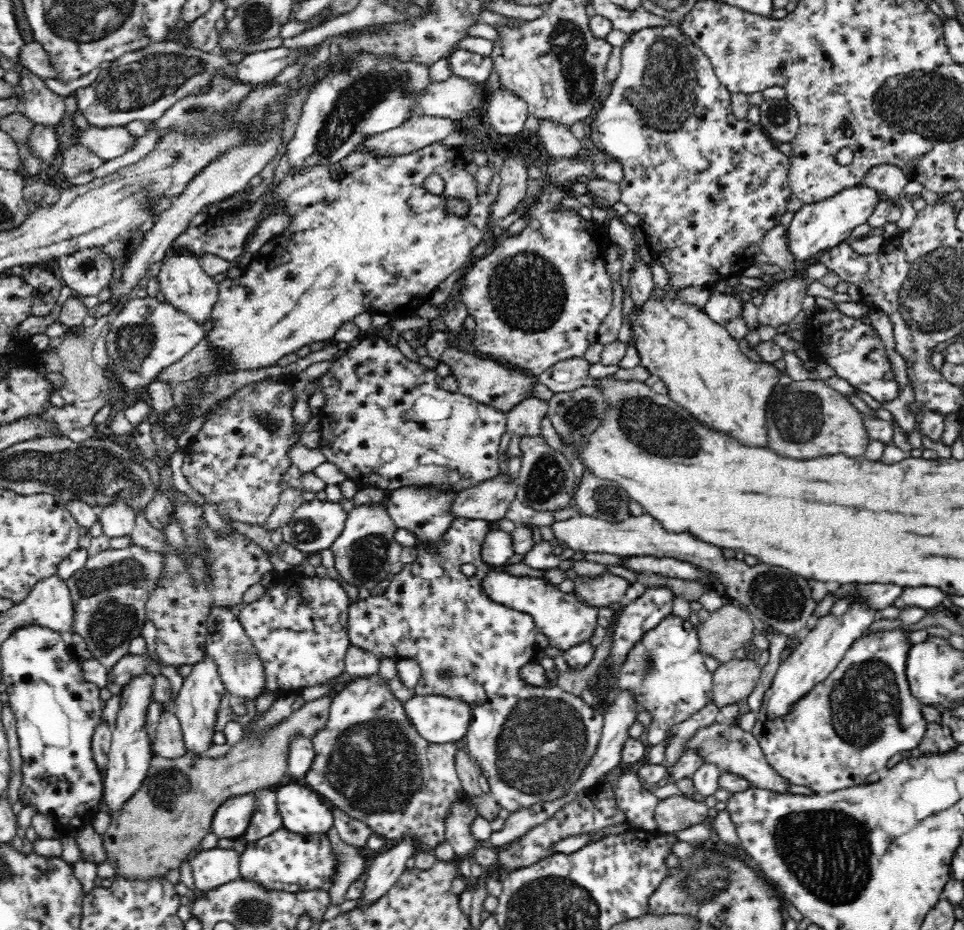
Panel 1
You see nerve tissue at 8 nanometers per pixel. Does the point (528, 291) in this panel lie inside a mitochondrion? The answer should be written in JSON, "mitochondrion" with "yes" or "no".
{"mitochondrion":"yes"}

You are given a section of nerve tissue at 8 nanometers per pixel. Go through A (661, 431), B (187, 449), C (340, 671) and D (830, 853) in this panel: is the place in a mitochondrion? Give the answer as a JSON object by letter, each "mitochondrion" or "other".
{"A":"mitochondrion","B":"other","C":"other","D":"mitochondrion"}

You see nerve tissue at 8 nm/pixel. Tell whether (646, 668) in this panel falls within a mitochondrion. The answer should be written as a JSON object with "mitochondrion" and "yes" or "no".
{"mitochondrion":"yes"}

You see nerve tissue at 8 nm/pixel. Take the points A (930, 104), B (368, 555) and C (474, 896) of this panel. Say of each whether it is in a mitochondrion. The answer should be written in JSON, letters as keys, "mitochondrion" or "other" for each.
{"A":"mitochondrion","B":"mitochondrion","C":"other"}

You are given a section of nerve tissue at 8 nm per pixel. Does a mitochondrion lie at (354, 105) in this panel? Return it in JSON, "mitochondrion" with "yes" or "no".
{"mitochondrion":"yes"}

